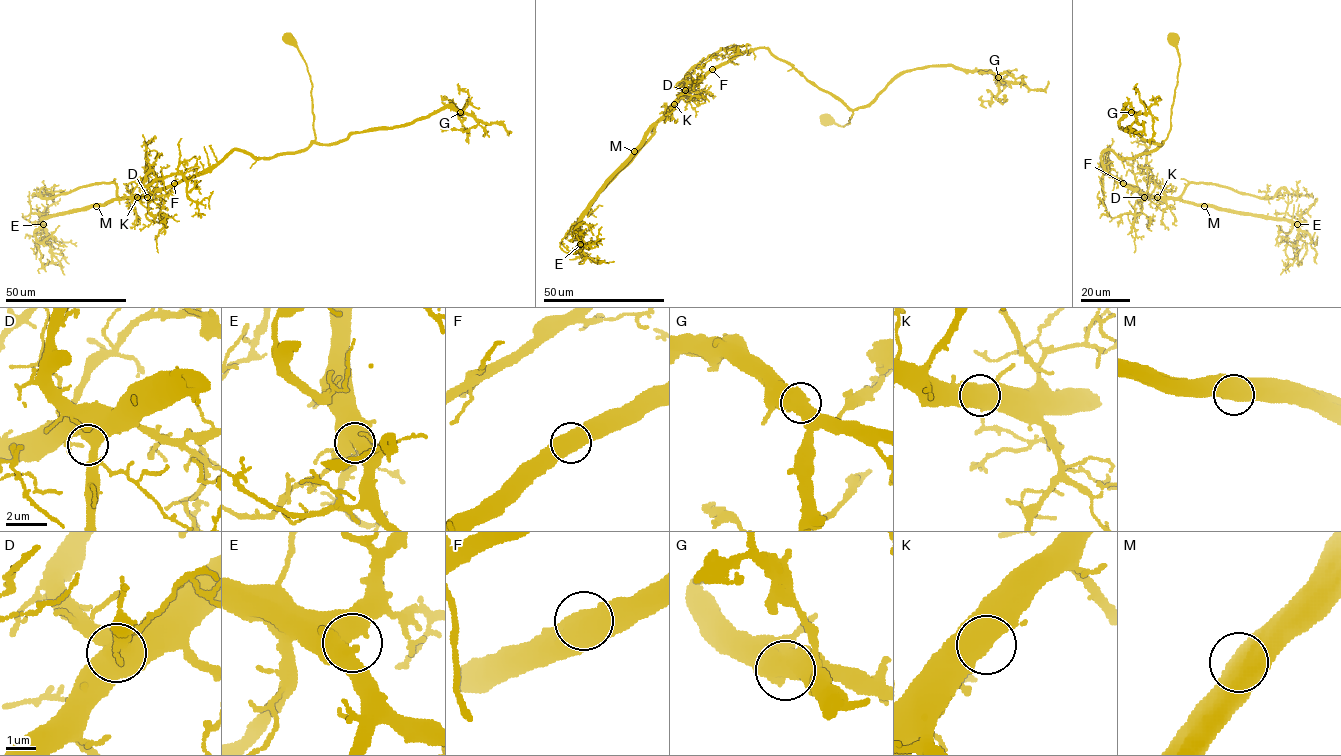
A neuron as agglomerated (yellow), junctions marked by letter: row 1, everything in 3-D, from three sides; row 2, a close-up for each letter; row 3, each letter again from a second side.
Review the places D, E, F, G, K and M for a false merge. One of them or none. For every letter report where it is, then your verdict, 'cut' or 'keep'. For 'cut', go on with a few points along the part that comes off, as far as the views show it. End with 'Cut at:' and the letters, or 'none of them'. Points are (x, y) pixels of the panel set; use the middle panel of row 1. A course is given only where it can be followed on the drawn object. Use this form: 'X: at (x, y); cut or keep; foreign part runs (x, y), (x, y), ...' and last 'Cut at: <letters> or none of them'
D: at (685, 90); keep
E: at (580, 244); keep
F: at (712, 69); keep
G: at (998, 77); keep
K: at (674, 104); keep
M: at (634, 151); keep
Cut at: none of them

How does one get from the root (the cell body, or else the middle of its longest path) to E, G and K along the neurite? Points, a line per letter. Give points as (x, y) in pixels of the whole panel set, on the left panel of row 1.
E: (288, 38), (312, 85), (315, 139), (305, 148), (257, 158), (232, 150), (188, 179), (48, 215), (43, 224)
G: (288, 38), (296, 44), (312, 85), (315, 142), (335, 144), (352, 132), (406, 126), (446, 107), (460, 112)
K: (288, 38), (296, 44), (310, 76), (315, 139), (304, 149), (267, 157), (232, 150), (188, 179), (137, 197)

